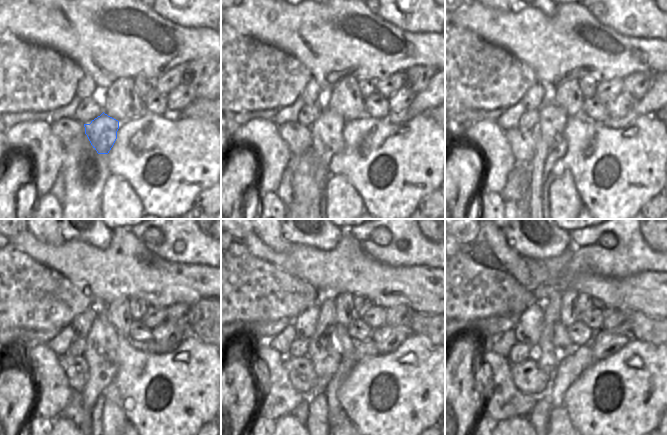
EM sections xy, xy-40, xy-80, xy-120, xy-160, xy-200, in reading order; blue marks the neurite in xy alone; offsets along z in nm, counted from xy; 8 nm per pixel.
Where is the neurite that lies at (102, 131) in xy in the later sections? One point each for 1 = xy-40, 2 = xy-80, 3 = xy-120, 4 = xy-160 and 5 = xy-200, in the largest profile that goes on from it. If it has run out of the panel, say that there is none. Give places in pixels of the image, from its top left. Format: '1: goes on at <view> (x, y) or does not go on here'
1: goes on at xy-40 (327, 140)
2: goes on at xy-80 (549, 132)
3: goes on at xy-120 (100, 352)
4: goes on at xy-160 (325, 359)
5: goes on at xy-200 (545, 349)

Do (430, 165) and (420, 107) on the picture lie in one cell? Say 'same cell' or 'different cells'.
different cells

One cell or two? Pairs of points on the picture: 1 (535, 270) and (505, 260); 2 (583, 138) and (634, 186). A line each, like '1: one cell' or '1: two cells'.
1: two cells
2: one cell

